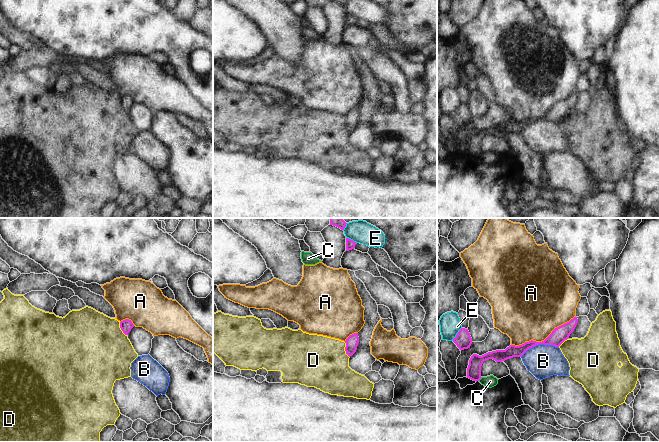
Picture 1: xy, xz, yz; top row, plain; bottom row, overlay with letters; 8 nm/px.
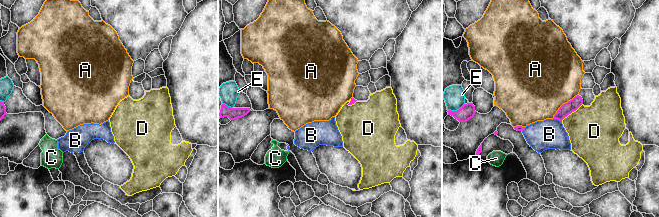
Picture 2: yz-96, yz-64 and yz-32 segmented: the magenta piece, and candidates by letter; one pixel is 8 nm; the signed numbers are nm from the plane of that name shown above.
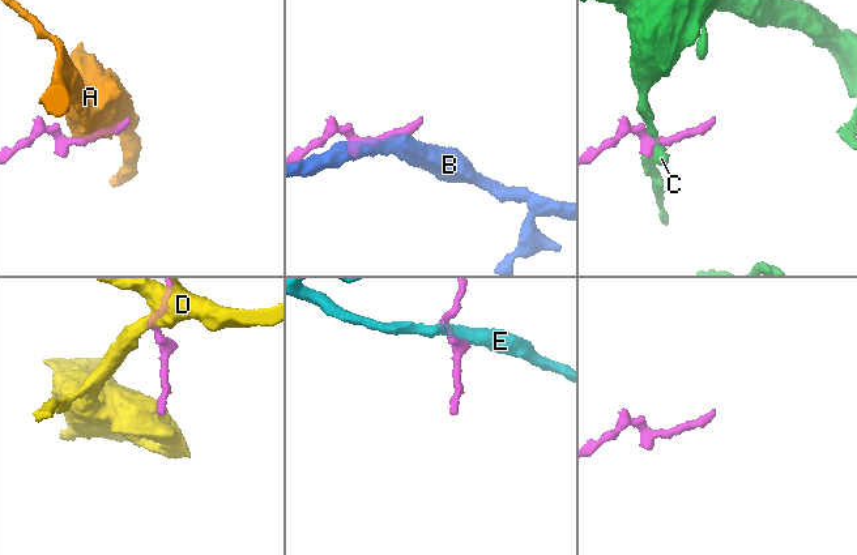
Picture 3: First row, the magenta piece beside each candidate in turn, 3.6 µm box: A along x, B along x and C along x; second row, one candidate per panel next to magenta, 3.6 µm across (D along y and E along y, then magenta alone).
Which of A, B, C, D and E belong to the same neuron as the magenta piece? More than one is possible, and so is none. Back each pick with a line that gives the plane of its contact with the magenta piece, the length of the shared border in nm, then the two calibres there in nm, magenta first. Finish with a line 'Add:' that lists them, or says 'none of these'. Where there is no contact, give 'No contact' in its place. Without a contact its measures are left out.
Add: none of these.

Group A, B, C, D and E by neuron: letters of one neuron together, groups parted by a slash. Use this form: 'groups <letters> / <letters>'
groups A / B / C / D / E

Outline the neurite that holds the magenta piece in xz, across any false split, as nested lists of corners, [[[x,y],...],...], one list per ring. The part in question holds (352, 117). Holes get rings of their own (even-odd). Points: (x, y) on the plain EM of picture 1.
[[[354,109],[354,110],[350,111],[346,115],[345,119],[346,119],[346,123],[345,123],[346,130],[350,133],[357,126],[357,122],[359,119],[358,109]]]

